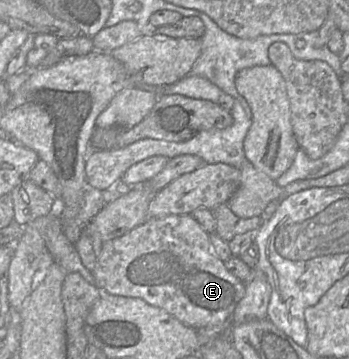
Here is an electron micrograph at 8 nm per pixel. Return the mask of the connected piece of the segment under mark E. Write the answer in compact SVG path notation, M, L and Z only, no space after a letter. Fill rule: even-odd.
M191 214L148 218L145 223L121 237L103 242L92 274L95 285L103 293L141 298L152 306L164 309L194 329L230 328L234 310L246 292L246 283L227 270L224 262L213 252L209 233Z

